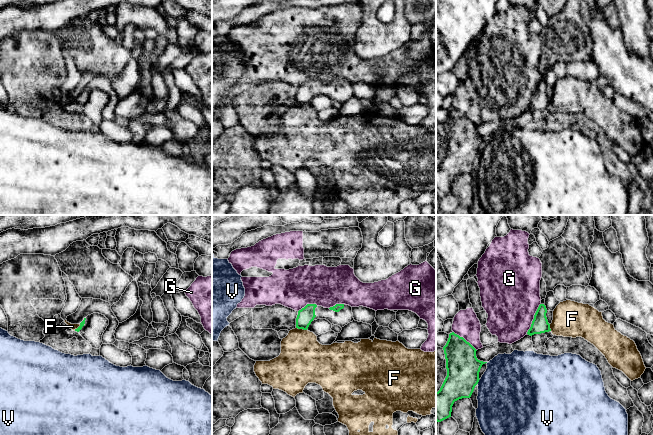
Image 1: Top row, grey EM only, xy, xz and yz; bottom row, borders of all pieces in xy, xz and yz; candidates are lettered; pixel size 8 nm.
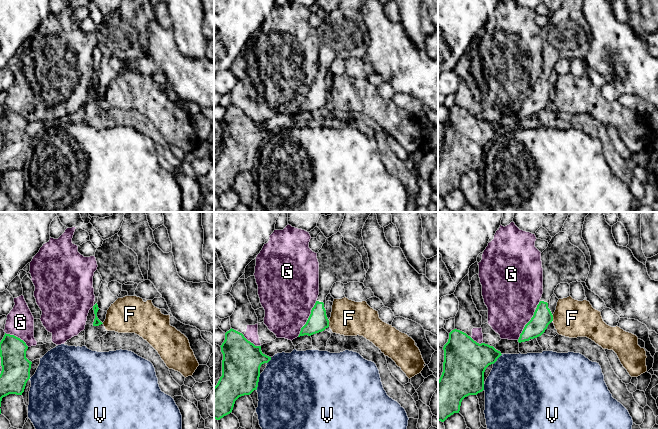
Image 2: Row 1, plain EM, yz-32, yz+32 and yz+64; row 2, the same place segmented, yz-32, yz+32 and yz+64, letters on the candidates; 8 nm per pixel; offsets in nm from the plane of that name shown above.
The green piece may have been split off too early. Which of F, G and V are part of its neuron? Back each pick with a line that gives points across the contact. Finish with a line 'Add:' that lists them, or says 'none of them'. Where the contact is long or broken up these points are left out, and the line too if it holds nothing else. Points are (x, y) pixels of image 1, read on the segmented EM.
Add: none of them

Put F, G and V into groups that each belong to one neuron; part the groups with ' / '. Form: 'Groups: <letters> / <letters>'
Groups: F / G / V

